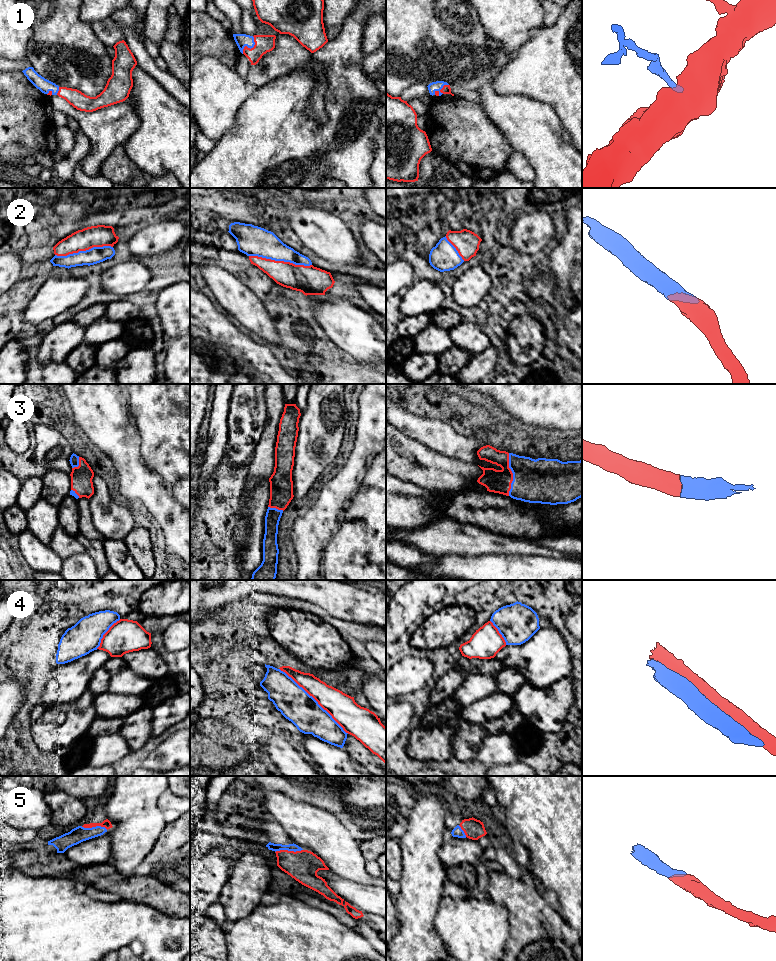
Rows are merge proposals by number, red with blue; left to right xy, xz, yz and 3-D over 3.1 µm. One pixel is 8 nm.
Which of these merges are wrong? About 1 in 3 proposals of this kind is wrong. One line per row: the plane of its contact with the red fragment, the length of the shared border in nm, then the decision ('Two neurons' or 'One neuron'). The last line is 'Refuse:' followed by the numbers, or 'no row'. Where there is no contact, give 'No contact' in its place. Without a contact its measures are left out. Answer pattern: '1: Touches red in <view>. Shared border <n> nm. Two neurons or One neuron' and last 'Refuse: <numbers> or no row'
1: Touches red in xz. Shared border 170 nm. One neuron
2: Touches red in xz. Shared border 500 nm. One neuron
3: Touches red in yz. Shared border 340 nm. One neuron
4: Touches red in xz. Shared border 750 nm. Two neurons
5: Touches red in xz. Shared border 220 nm. One neuron
Refuse: 4

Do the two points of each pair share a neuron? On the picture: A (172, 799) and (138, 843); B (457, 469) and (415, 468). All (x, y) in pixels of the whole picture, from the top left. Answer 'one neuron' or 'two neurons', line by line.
A: two neurons
B: one neuron

